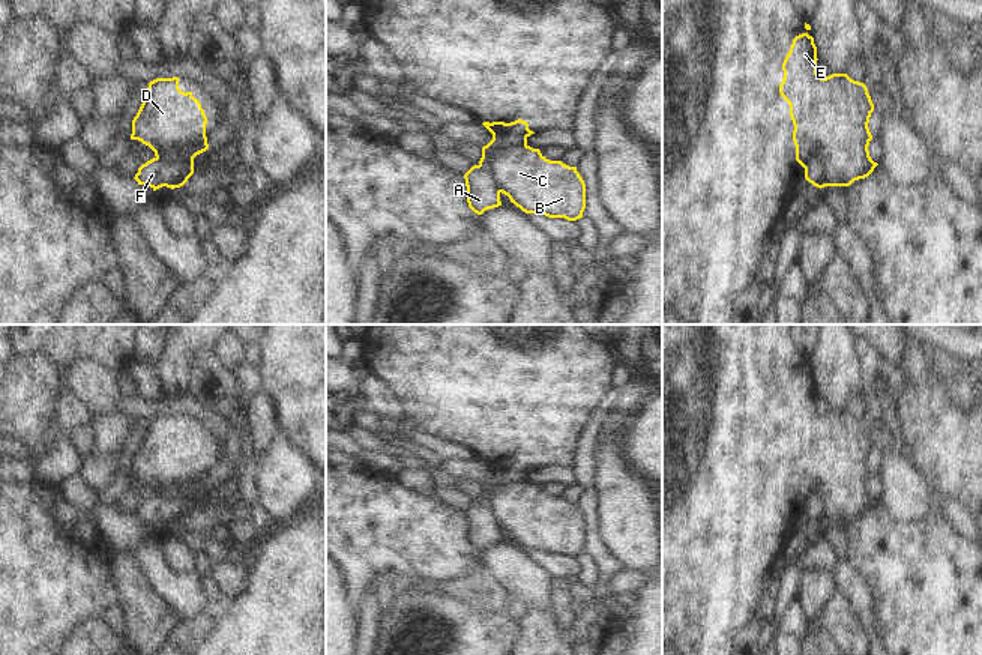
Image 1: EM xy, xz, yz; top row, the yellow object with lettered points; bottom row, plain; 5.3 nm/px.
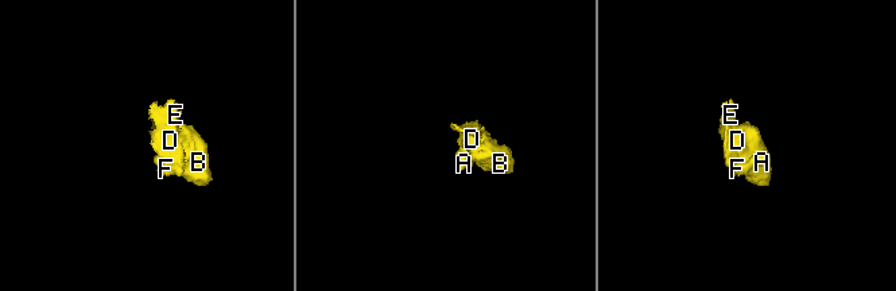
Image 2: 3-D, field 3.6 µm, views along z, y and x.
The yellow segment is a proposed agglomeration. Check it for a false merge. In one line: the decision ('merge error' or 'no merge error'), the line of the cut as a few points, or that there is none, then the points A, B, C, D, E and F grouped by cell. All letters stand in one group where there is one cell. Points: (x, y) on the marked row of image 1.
merge error; cut xz (526, 143), (496, 149), (485, 158), (487, 169), (499, 191); groups A F / B C D E

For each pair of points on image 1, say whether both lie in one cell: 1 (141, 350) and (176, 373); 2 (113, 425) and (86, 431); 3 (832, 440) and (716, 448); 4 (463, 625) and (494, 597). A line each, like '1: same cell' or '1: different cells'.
1: different cells
2: different cells
3: same cell
4: different cells

